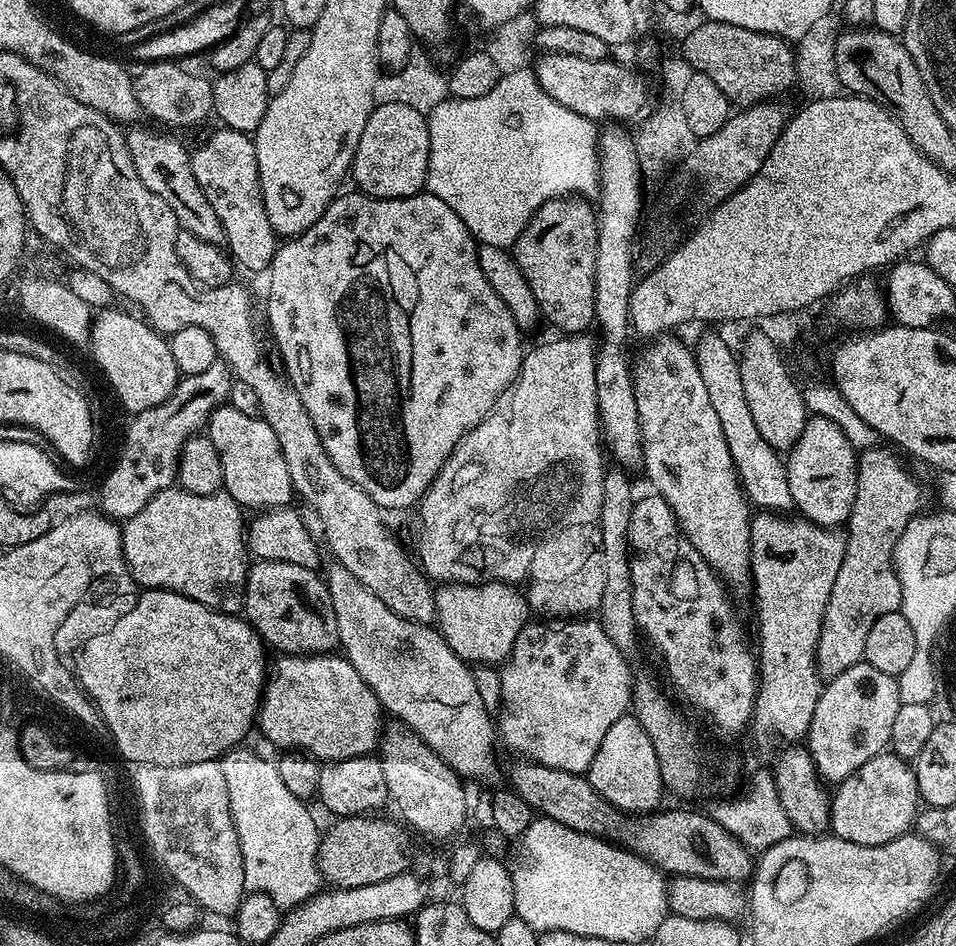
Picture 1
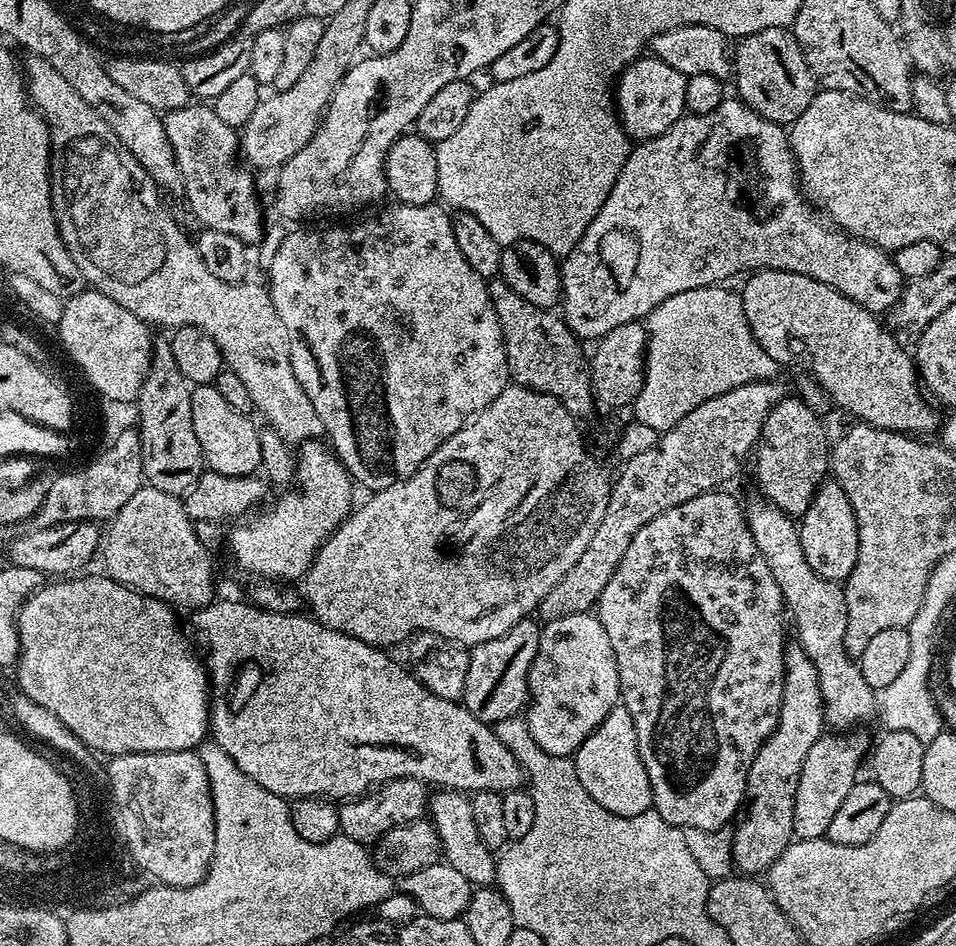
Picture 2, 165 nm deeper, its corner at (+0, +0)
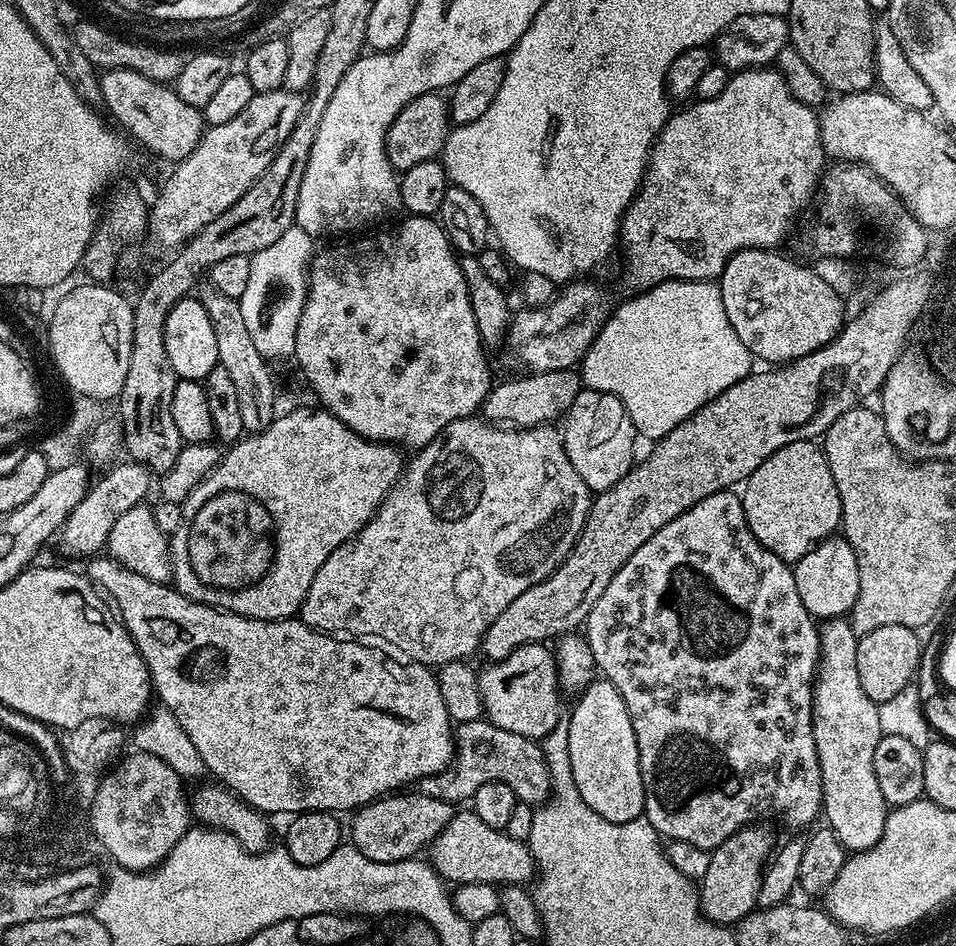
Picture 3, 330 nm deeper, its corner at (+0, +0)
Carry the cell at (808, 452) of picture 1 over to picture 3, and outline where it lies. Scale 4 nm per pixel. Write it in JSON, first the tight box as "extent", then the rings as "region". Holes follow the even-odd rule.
{"extent":[792,534,858,621],"region":[[[833,534],[820,541],[802,559],[795,561],[792,573],[802,606],[806,606],[817,621],[839,620],[851,613],[858,598],[858,558],[843,535]]]}

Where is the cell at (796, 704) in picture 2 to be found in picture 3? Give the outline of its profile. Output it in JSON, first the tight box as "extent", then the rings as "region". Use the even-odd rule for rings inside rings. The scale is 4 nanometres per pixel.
{"extent":[698,823,773,926],"region":[[[759,823],[739,828],[733,836],[711,849],[710,866],[698,882],[700,911],[714,924],[735,926],[757,907],[756,899],[765,867],[773,855],[772,836]]]}

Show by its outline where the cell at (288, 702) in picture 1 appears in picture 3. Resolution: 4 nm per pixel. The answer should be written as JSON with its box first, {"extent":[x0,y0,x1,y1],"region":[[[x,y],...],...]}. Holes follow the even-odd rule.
{"extent":[86,554,454,814],"region":[[[107,554],[97,555],[95,558],[89,559],[87,564],[88,569],[86,569],[86,575],[88,579],[96,585],[97,589],[99,589],[109,601],[111,601],[115,611],[118,613],[120,623],[123,624],[125,630],[130,634],[130,638],[136,643],[136,648],[144,659],[144,665],[148,667],[148,676],[152,679],[152,691],[158,697],[158,700],[160,696],[159,703],[163,705],[163,707],[168,708],[170,714],[174,714],[178,726],[182,726],[182,730],[186,730],[186,735],[190,737],[190,742],[194,742],[194,747],[198,750],[198,754],[202,754],[202,762],[204,763],[205,769],[207,769],[209,773],[213,772],[213,774],[217,776],[213,777],[215,777],[223,787],[227,788],[229,792],[236,793],[237,797],[239,797],[243,803],[249,804],[251,808],[257,808],[257,810],[265,814],[273,814],[272,812],[288,812],[287,814],[331,812],[333,814],[341,814],[340,812],[348,811],[348,813],[351,813],[353,810],[362,808],[366,804],[371,804],[373,800],[379,800],[381,796],[395,793],[405,786],[419,782],[424,776],[438,774],[443,768],[447,768],[448,765],[451,764],[454,755],[454,721],[452,717],[448,715],[446,702],[442,702],[442,694],[438,690],[438,682],[436,681],[436,672],[433,671],[429,665],[419,664],[416,660],[401,658],[391,647],[381,646],[376,642],[361,642],[356,638],[341,638],[336,634],[317,632],[316,629],[308,628],[296,618],[289,618],[287,620],[255,620],[249,616],[239,616],[233,612],[221,612],[218,608],[211,608],[209,604],[199,604],[193,600],[186,599],[181,592],[176,591],[175,587],[169,586],[167,583],[159,584],[150,578],[142,578],[142,574],[134,574],[134,570],[122,567],[117,560],[113,560],[112,557]]]}

